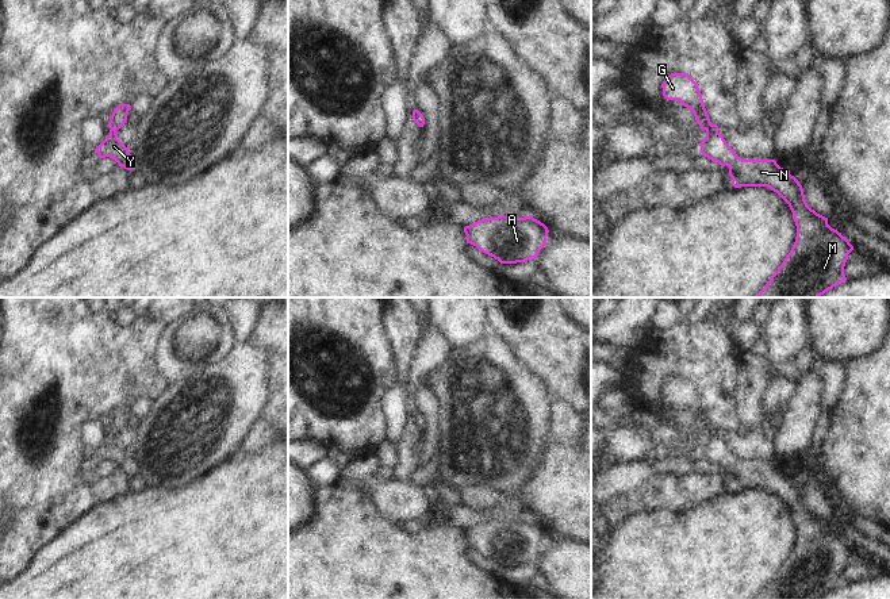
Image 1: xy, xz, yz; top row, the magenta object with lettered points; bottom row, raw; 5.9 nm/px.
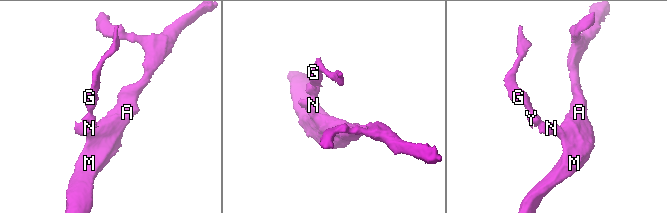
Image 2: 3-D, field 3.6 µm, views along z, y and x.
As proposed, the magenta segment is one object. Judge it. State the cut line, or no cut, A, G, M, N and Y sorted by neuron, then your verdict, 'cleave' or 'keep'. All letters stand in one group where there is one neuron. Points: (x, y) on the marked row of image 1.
no cut | A G M N Y | keep

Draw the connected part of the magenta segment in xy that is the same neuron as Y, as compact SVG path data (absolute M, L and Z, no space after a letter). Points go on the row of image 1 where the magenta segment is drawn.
M119 104L108 122L110 135L95 149L100 158L110 157L118 162L119 166L131 170L131 154L119 139L116 131L126 123L127 114L131 110L130 104Z

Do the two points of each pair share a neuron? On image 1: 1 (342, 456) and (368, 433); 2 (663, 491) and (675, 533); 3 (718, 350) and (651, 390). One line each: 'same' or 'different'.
1: different
2: different
3: same

